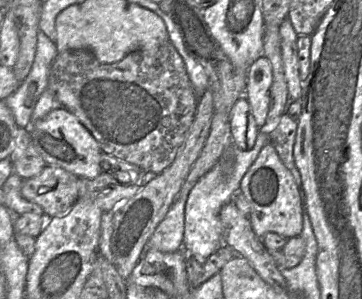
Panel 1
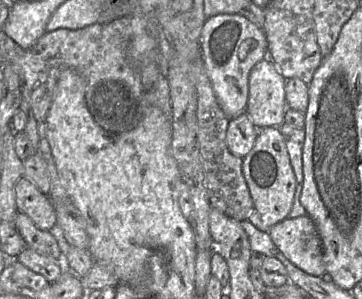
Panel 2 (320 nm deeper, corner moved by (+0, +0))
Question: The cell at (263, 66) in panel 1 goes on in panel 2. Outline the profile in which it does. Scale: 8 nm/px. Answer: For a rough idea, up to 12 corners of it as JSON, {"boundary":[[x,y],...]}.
{"boundary":[[266,60],[250,71],[247,113],[257,129],[279,127],[286,79]]}

